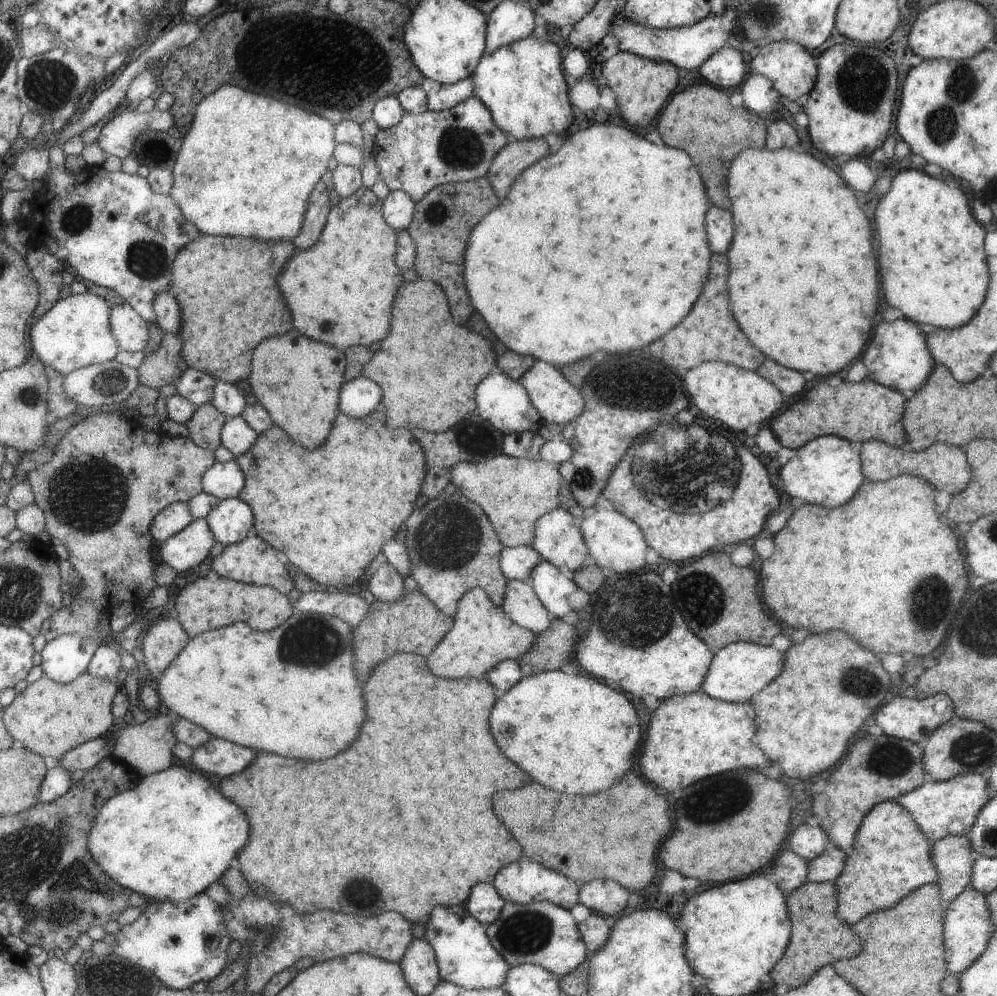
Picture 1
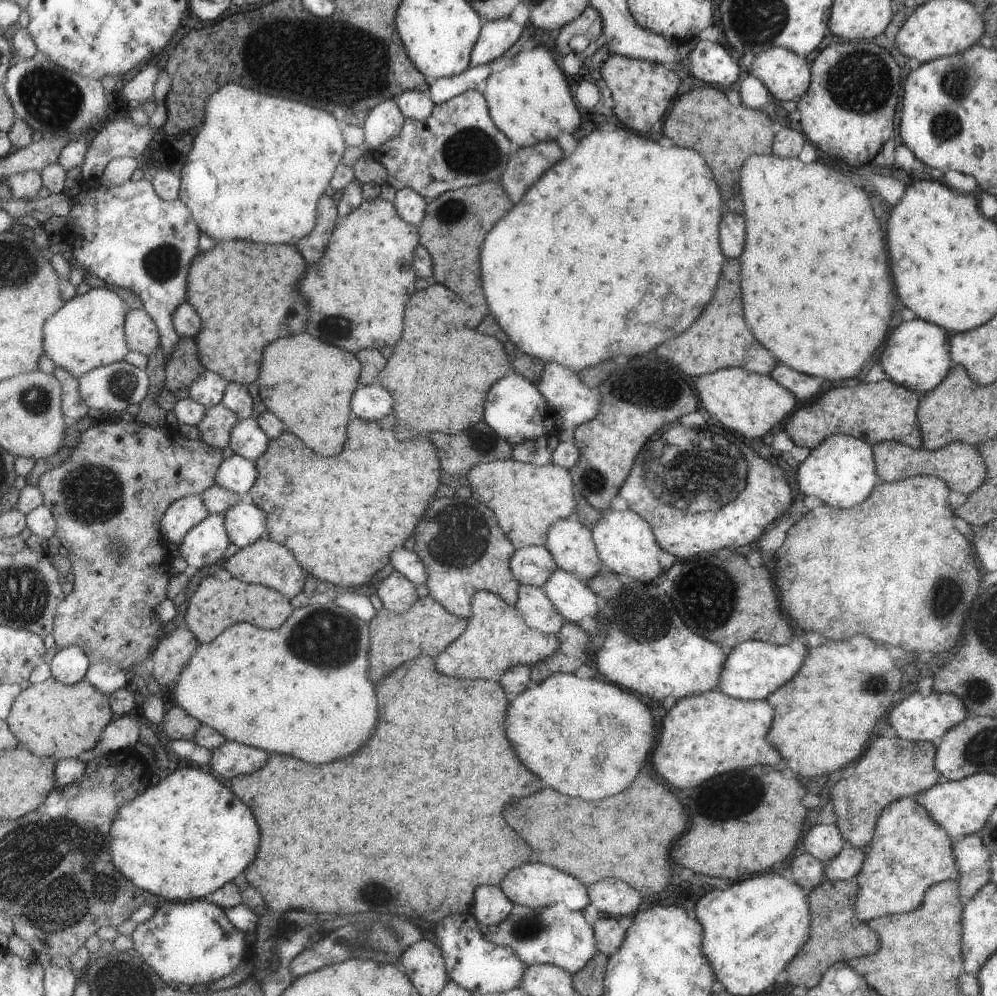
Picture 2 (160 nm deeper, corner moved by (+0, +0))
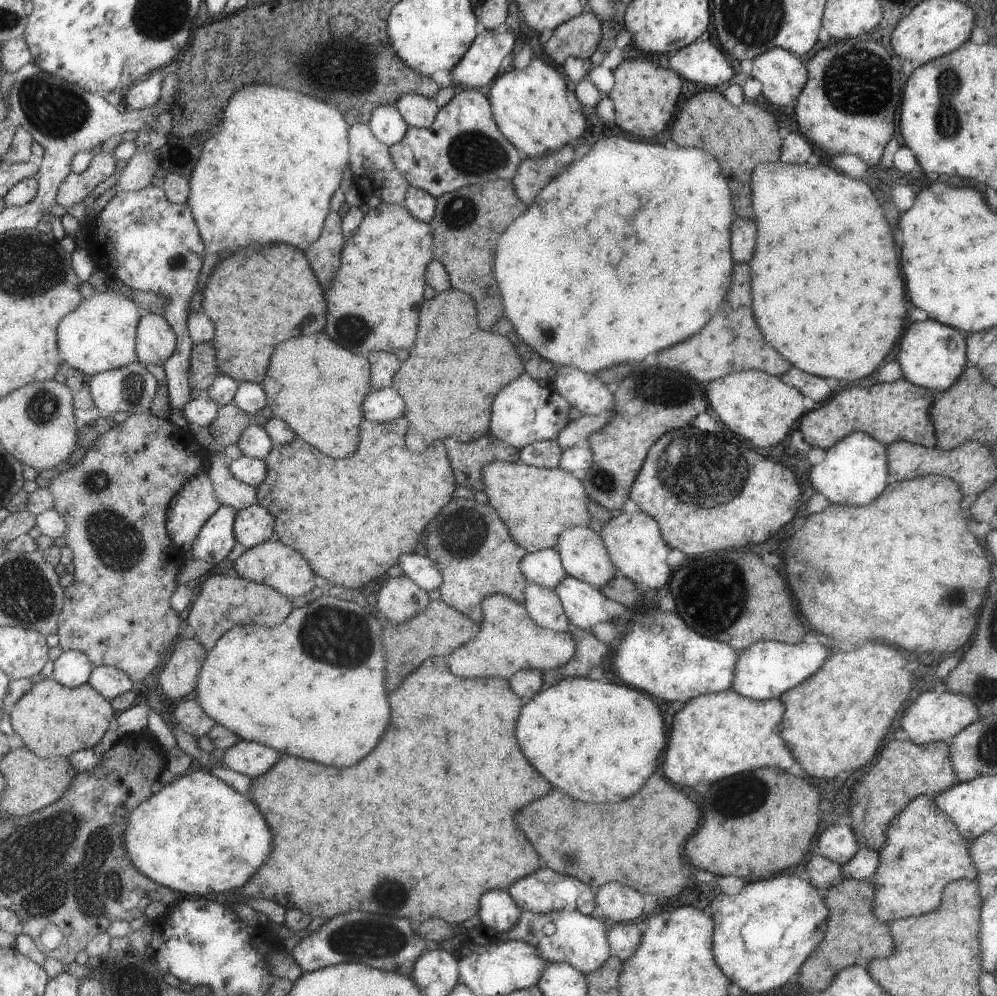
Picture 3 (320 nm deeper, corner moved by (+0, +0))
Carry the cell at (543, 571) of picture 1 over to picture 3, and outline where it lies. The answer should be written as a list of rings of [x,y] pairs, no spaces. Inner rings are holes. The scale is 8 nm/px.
[[[566,574],[554,591],[564,607],[571,628],[587,631],[597,623],[612,621],[601,605],[606,596],[599,588]]]

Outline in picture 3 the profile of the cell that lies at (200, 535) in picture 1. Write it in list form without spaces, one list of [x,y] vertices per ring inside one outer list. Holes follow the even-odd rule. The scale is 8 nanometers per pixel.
[[[223,505],[211,516],[201,532],[197,535],[192,548],[193,557],[216,565],[227,558],[237,544],[235,523],[238,508]]]

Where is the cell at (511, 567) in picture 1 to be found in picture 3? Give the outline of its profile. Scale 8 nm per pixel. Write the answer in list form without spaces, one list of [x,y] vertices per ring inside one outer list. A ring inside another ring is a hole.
[[[555,548],[541,549],[525,555],[521,568],[529,582],[552,589],[566,575]]]

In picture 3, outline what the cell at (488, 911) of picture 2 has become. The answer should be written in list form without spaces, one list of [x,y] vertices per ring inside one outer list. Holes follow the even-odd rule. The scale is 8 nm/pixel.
[[[507,890],[486,892],[481,899],[479,918],[482,924],[498,932],[509,932],[519,922],[524,910]]]

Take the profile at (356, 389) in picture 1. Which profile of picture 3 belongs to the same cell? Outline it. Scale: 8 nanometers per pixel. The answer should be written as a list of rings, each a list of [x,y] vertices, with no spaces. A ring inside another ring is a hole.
[[[395,388],[371,391],[365,399],[365,416],[375,422],[391,422],[405,414],[405,400]]]

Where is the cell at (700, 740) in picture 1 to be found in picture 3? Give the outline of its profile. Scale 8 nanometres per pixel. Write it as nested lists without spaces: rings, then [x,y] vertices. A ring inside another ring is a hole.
[[[730,688],[688,700],[673,716],[661,764],[663,774],[679,786],[709,786],[715,780],[761,766],[787,770],[795,760],[779,733],[783,708],[779,699],[756,701]]]

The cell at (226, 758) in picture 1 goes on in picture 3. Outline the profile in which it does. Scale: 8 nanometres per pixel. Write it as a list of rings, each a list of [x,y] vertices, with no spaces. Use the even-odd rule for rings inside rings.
[[[242,739],[225,750],[223,759],[227,768],[254,779],[269,772],[281,757],[277,749]]]

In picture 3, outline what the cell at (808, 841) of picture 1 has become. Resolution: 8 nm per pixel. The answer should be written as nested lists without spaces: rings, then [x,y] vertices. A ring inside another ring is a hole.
[[[835,825],[817,836],[817,844],[813,844],[809,852],[815,856],[824,856],[842,867],[856,854],[858,848],[859,842],[850,825]]]

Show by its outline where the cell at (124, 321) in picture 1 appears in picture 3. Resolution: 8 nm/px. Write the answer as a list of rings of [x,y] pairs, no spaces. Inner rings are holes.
[[[147,313],[138,326],[136,346],[139,362],[164,366],[178,343],[177,333],[165,315]]]

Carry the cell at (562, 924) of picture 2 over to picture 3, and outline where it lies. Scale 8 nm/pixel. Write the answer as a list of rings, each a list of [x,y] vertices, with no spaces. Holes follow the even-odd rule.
[[[558,910],[546,913],[524,911],[519,922],[507,934],[499,934],[505,940],[525,941],[532,944],[540,957],[548,963],[564,962],[580,969],[585,975],[595,971],[612,952],[607,942],[606,930],[609,922],[602,917],[592,917],[574,910]]]

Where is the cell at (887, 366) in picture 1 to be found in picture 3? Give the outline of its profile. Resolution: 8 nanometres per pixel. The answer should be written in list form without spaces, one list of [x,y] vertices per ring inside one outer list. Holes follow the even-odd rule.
[[[935,319],[911,320],[897,347],[897,362],[901,366],[903,379],[940,394],[951,387],[964,371],[965,336],[961,336],[959,329],[942,325]]]

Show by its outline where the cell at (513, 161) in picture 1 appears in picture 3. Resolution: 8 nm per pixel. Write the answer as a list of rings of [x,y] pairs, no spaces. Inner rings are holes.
[[[564,144],[559,150],[551,151],[542,157],[525,158],[513,179],[521,200],[530,205],[541,188],[573,161],[571,144]]]

